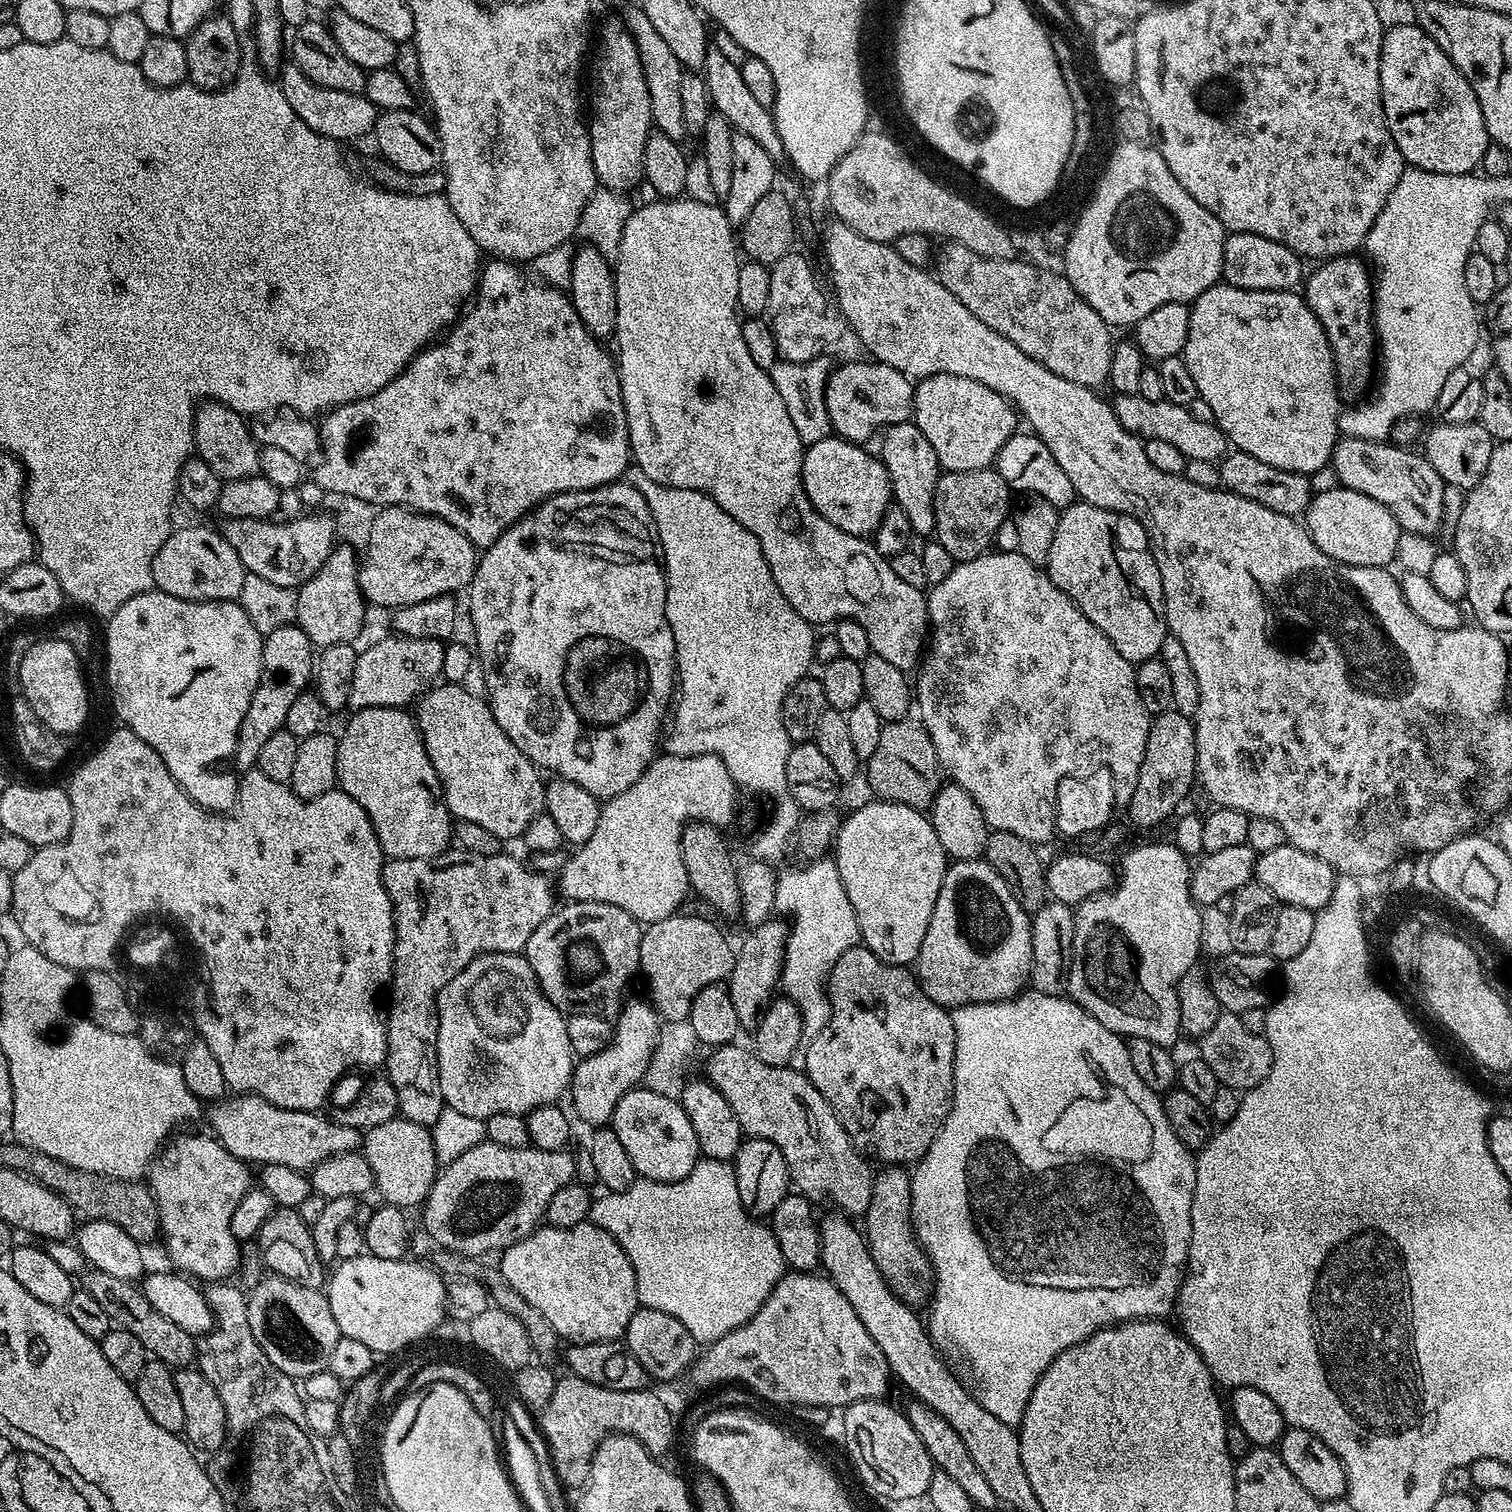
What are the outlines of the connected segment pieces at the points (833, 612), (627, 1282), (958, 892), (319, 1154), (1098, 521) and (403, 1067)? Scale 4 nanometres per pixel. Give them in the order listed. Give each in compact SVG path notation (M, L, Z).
M660 198L655 201L657 204L644 204L641 208L639 205L639 207L633 211L632 217L626 222L626 230L622 230L620 249L616 251L614 257L614 275L616 277L616 293L618 294L618 322L616 323L616 331L614 333L614 341L616 340L616 348L614 347L614 352L618 357L620 393L624 399L624 409L626 410L628 447L630 449L631 459L634 461L635 467L641 468L646 474L650 474L650 478L654 482L665 484L666 486L674 486L675 488L689 488L690 490L704 492L707 496L712 496L714 502L718 502L718 506L722 506L722 510L726 514L730 514L730 518L734 518L734 522L742 522L742 526L746 526L746 530L750 530L750 534L754 534L754 538L758 538L758 546L762 546L762 554L770 566L770 574L774 574L774 582L778 582L778 590L782 590L786 602L790 602L790 606L794 606L794 610L798 610L798 614L802 618L806 618L809 624L813 626L821 626L820 624L829 623L828 625L831 625L837 620L853 620L854 622L858 622L858 626L862 626L862 630L866 630L866 638L870 638L870 646L875 655L886 658L886 662L892 663L893 666L898 666L906 674L911 673L913 669L917 667L918 661L921 659L922 653L925 651L926 637L930 632L927 595L925 595L921 589L915 588L914 586L906 586L906 582L902 582L902 578L898 578L898 574L894 574L892 565L885 556L878 554L876 545L871 539L863 536L855 536L854 534L846 534L846 530L842 530L838 526L834 526L834 522L822 518L822 514L818 514L818 510L812 505L810 498L805 494L804 483L802 482L802 462L804 461L804 449L806 446L800 440L797 431L794 430L794 425L790 420L789 411L786 410L786 405L782 402L782 397L778 394L778 390L775 389L774 382L771 381L769 373L762 366L757 366L757 364L754 363L754 358L750 358L750 354L746 351L746 341L743 340L742 330L740 329L742 320L741 317L736 317L736 312L738 313L738 305L736 303L736 299L738 298L738 270L740 269L742 260L738 255L738 240L734 235L734 225L729 222L728 215L725 214L723 207L721 207L719 203L707 204L704 200L688 199L689 198Z
M585 1222L573 1228L541 1226L526 1238L503 1249L500 1258L498 1267L506 1282L510 1282L510 1286L514 1286L514 1290L518 1290L518 1294L534 1306L534 1310L539 1310L546 1317L546 1322L554 1326L561 1341L572 1344L619 1341L627 1333L630 1318L634 1318L637 1308L641 1307L630 1258L622 1246L618 1246L616 1239L597 1224Z
M987 860L949 863L930 926L926 926L926 938L922 938L922 950L914 961L914 972L926 995L949 1010L963 1004L1009 999L1029 983L1032 921Z
M230 1096L215 1101L209 1107L212 1108L208 1112L208 1120L213 1128L211 1131L215 1139L219 1140L226 1150L230 1150L230 1154L234 1154L234 1158L249 1165L273 1164L311 1170L326 1158L355 1152L361 1147L361 1129L342 1126L334 1118L328 1117L327 1120L326 1117L320 1116L324 1114L319 1111L286 1110L282 1106L274 1106L261 1096Z
M1077 502L1063 509L1054 530L1054 542L1050 546L1046 571L1054 586L1065 592L1082 610L1082 614L1086 614L1086 618L1090 618L1090 622L1094 622L1094 626L1098 626L1098 630L1110 638L1114 650L1118 650L1122 658L1133 662L1151 660L1159 657L1164 637L1169 635L1164 617L1162 578L1151 551L1143 547L1124 548L1123 542L1116 537L1116 520L1113 513L1093 504Z
M449 850L434 858L389 859L384 866L384 885L392 903L396 941L384 1033L388 1039L386 1075L398 1094L399 1115L410 1122L430 1126L446 1107L438 1074L436 996L475 956L484 952L523 953L530 934L550 918L558 904L554 884L547 875L512 856L483 856Z

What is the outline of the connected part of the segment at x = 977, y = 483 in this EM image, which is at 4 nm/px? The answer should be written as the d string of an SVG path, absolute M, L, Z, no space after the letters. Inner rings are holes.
M992 468L982 470L966 470L965 472L944 472L940 481L936 483L934 490L934 518L936 519L935 543L946 546L946 550L958 562L961 560L973 560L983 556L993 547L992 539L1000 527L1005 527L1010 516L1010 489L1008 484Z

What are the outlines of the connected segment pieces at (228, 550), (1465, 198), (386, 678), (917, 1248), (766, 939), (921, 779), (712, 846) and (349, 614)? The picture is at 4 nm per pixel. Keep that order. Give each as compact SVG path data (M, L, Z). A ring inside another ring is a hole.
M177 527L162 542L162 550L152 563L152 583L157 589L183 600L236 600L245 578L242 558L226 542L219 531L212 528Z
M1405 167L1398 186L1394 186L1386 206L1382 206L1374 226L1370 226L1368 236L1364 239L1362 245L1363 251L1368 251L1369 257L1367 256L1367 259L1370 261L1371 267L1375 269L1374 323L1378 341L1378 383L1375 385L1371 395L1363 402L1360 402L1365 402L1365 404L1360 404L1357 408L1350 409L1349 412L1348 409L1341 411L1340 431L1344 436L1353 436L1363 440L1387 441L1391 437L1394 422L1398 422L1407 416L1423 417L1423 412L1431 413L1438 402L1438 394L1446 382L1446 374L1450 374L1450 370L1463 368L1469 363L1468 359L1471 358L1472 351L1475 350L1476 343L1480 340L1480 324L1482 328L1482 320L1481 317L1480 320L1476 317L1478 305L1470 298L1470 294L1466 294L1466 278L1462 275L1462 270L1466 270L1466 258L1470 258L1470 254L1476 247L1478 230L1481 227L1482 224L1478 224L1478 182L1476 182L1476 174L1438 174L1437 172L1422 170L1421 168Z
M388 634L385 640L370 645L357 655L347 707L352 710L378 706L404 708L408 703L419 701L441 679L443 657L444 644L439 640Z
M888 1166L883 1170L885 1172L874 1179L870 1206L862 1217L864 1239L892 1293L908 1306L920 1306L924 1299L925 1303L933 1295L934 1273L932 1262L912 1229L912 1177L900 1166Z
M770 918L755 925L752 932L736 948L734 970L728 977L730 1002L734 1002L734 1014L738 1016L741 1029L754 1030L763 1018L769 1002L777 995L784 974L784 955L788 949L789 925L783 919Z
M916 718L885 723L882 739L866 762L866 772L867 768L868 784L876 791L873 793L879 799L892 800L895 804L921 810L931 809L942 787L942 769L934 742L930 742L930 734Z
M693 820L687 824L682 832L682 862L686 866L686 874L688 875L688 883L691 891L696 892L717 912L715 915L720 916L740 916L740 873L738 864L732 861L732 852L728 849L728 844L724 841L725 833L721 829L708 824L705 820Z
M336 546L323 569L297 591L296 624L312 639L313 645L346 644L357 639L364 620L363 608L366 601L360 595L357 553L351 547Z

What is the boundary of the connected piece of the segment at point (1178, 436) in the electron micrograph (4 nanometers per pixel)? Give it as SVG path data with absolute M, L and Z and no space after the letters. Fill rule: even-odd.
M1138 394L1117 395L1111 401L1111 406L1116 411L1118 422L1122 422L1122 426L1126 426L1130 434L1139 436L1143 441L1162 438L1162 442L1171 442L1177 450L1182 450L1185 460L1219 462L1230 451L1228 437L1224 435L1224 431L1214 422L1201 422L1198 418L1194 418L1191 407L1183 408L1171 404L1166 399L1147 400Z

